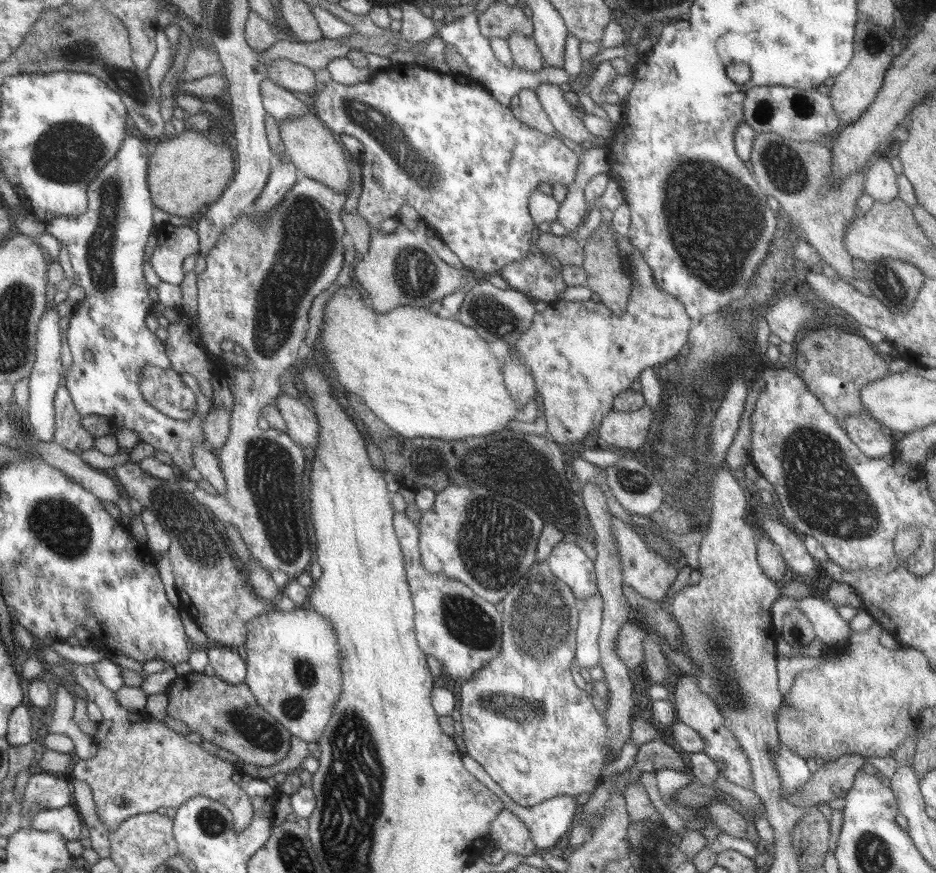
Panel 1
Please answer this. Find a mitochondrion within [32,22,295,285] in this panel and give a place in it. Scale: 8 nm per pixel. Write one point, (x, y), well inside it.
(66, 155)

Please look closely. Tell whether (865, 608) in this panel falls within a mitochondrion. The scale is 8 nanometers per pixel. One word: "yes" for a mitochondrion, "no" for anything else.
no

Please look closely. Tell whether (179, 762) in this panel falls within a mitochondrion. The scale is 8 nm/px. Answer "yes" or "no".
no

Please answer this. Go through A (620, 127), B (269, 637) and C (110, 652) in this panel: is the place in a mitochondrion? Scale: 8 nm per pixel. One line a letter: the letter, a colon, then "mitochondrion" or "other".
A: other
B: other
C: other

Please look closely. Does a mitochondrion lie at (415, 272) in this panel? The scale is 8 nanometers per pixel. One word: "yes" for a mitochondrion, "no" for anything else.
yes

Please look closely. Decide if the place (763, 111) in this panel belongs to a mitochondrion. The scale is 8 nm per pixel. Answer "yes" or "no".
yes

